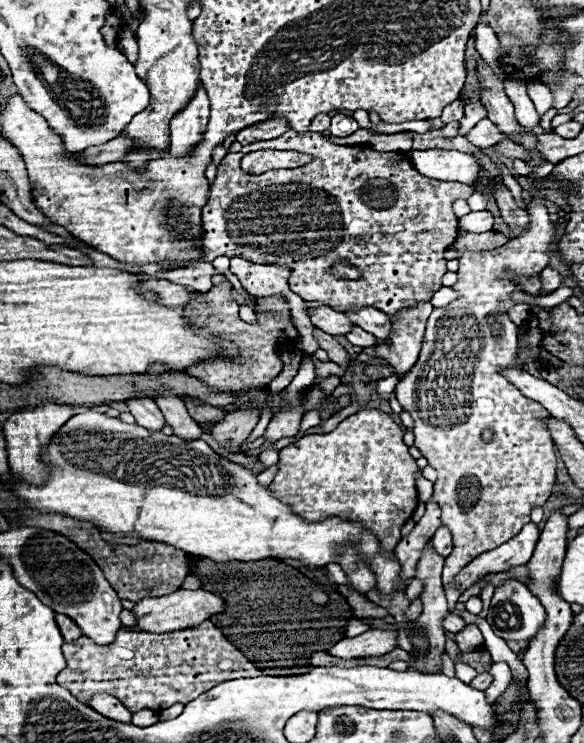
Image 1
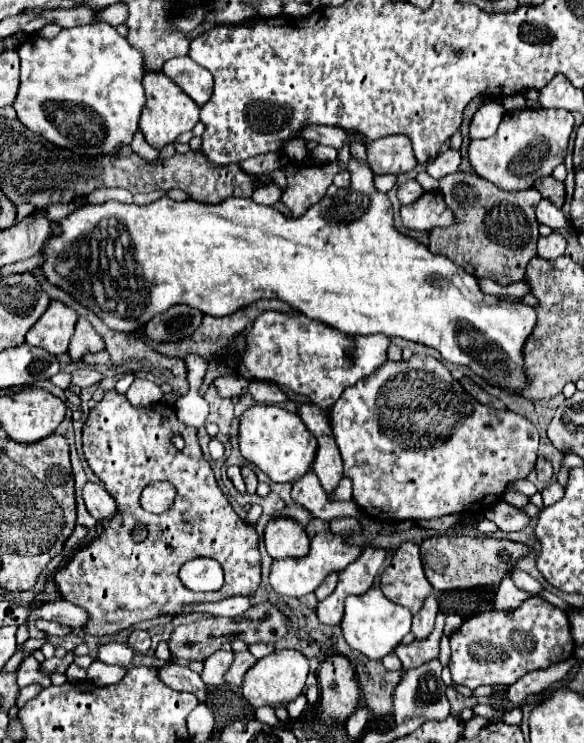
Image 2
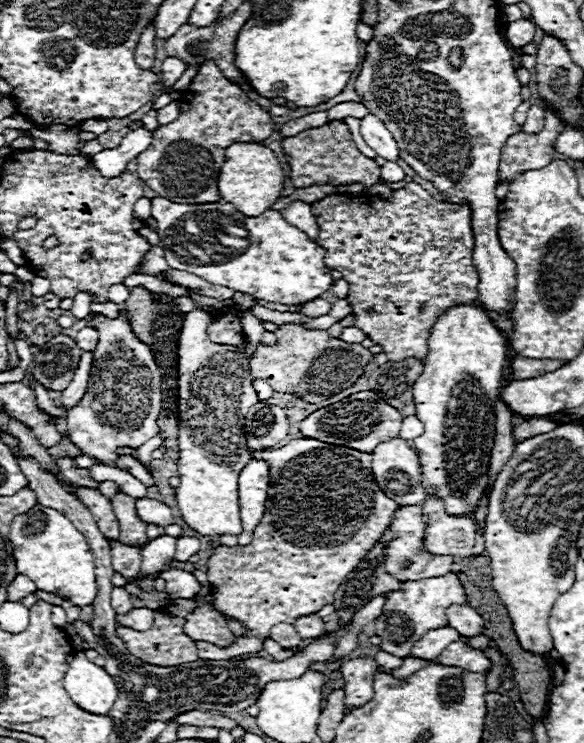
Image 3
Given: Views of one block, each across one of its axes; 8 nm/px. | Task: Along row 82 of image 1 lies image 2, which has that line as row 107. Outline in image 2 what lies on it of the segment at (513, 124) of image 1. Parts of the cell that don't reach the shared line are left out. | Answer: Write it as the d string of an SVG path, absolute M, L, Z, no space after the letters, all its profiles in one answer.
M486 102L478 108L478 112L474 114L472 118L472 124L470 124L470 136L472 140L476 138L490 138L496 130L498 130L498 124L502 122L506 110L500 102Z

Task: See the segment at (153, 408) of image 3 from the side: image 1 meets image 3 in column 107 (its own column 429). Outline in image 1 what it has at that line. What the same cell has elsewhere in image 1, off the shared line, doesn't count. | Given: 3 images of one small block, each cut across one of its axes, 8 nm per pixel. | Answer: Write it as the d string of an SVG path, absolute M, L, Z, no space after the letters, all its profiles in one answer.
M528 176L528 180L532 182L530 206L526 208L530 216L528 228L520 236L510 238L502 248L490 252L466 252L460 258L458 282L452 288L462 296L446 308L432 310L426 322L420 358L412 372L402 376L396 386L398 402L414 418L414 446L422 452L428 464L438 470L438 480L434 482L434 500L440 504L442 522L448 524L454 536L454 552L446 558L442 572L450 612L456 608L456 602L462 596L462 592L452 586L458 572L484 550L492 550L516 536L516 532L520 532L520 528L530 522L532 508L544 506L544 502L550 498L552 484L556 482L554 444L548 436L548 428L544 428L544 416L550 416L548 410L522 396L516 386L498 374L498 368L518 366L518 326L506 314L506 310L514 306L508 294L516 290L516 284L506 280L504 272L510 270L526 276L532 272L542 272L554 252L550 246L554 246L558 240L556 226L550 220L548 208L544 204L548 196L546 192L550 192L550 188L540 186L542 178Z

